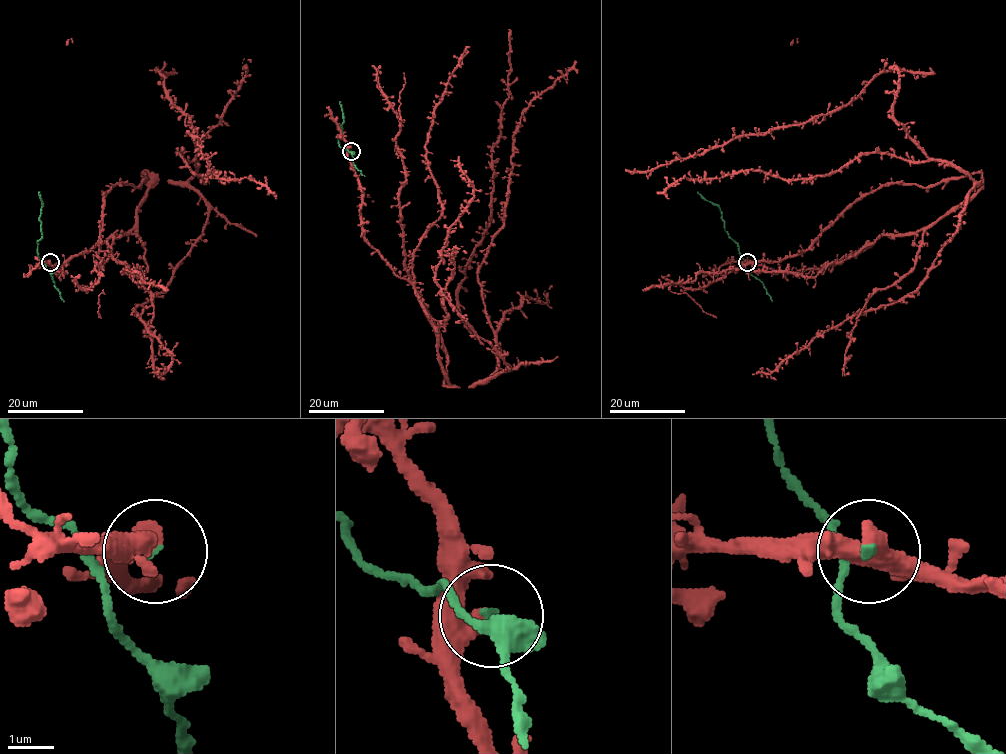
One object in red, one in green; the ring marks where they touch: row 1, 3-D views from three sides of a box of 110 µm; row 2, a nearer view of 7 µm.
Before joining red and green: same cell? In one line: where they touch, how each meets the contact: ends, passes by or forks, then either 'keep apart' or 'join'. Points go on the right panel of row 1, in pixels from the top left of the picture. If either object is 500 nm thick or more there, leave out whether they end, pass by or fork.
place (747, 262); join

